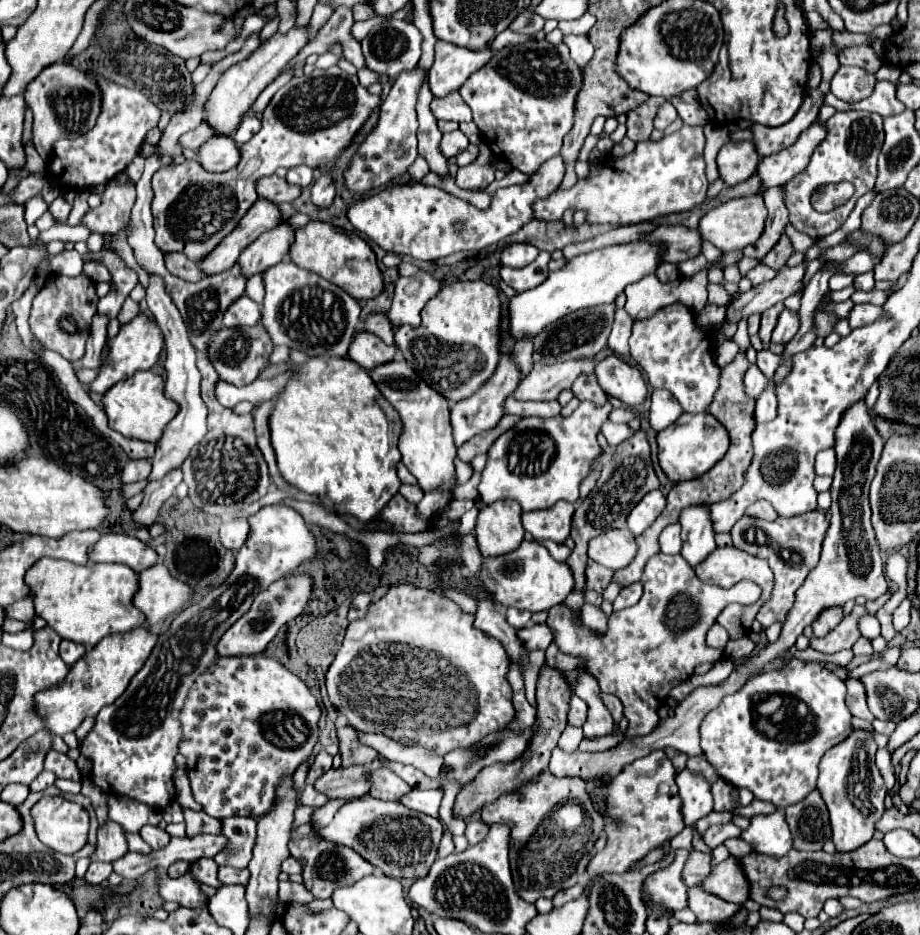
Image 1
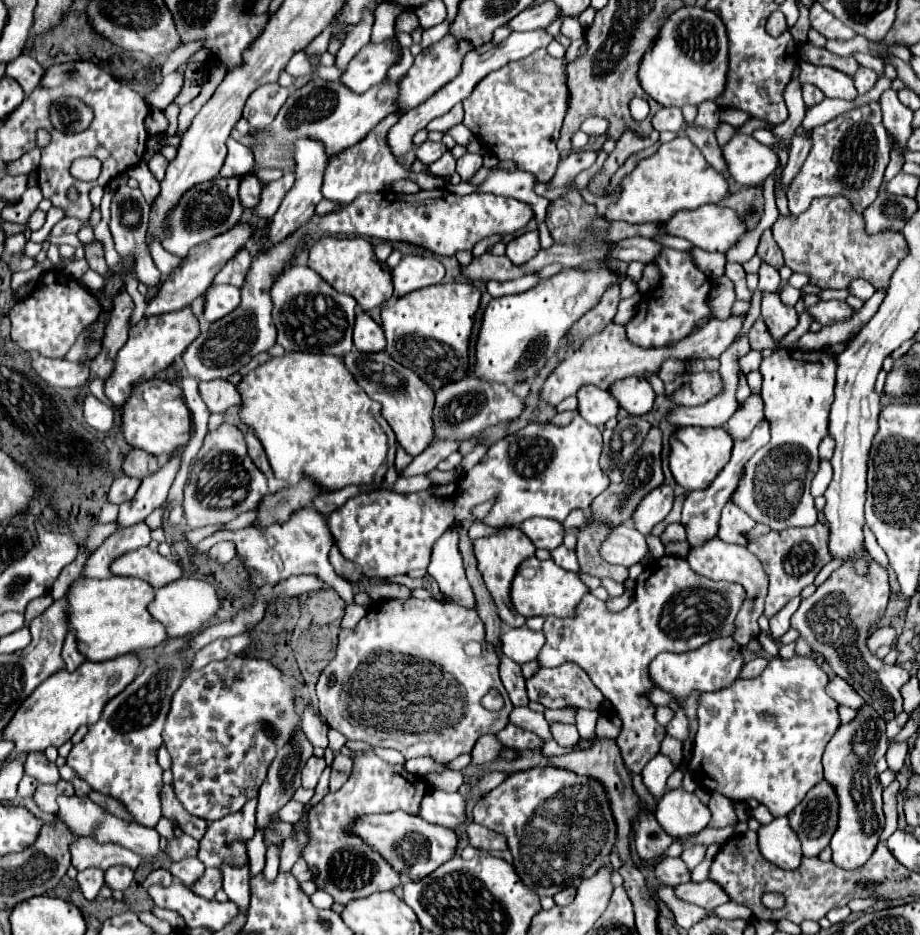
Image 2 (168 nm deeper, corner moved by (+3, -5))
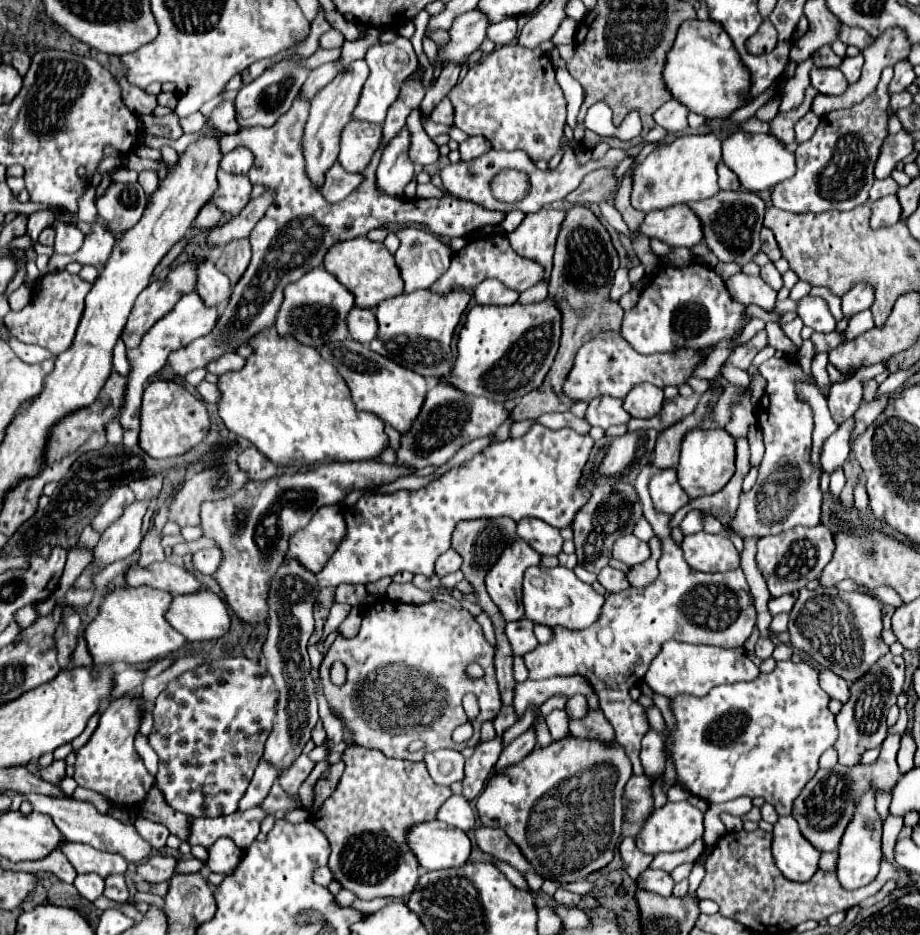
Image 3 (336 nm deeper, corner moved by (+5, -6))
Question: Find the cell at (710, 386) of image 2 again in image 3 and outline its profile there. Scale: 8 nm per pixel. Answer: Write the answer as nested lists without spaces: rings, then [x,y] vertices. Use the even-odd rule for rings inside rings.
[[[690,396],[690,398],[674,398],[674,400],[664,400],[664,406],[660,410],[660,414],[648,418],[648,420],[640,420],[640,418],[632,418],[628,422],[628,432],[636,432],[636,430],[648,430],[654,428],[656,432],[666,430],[668,426],[680,422],[684,416],[692,414],[696,404],[698,404],[698,396]]]

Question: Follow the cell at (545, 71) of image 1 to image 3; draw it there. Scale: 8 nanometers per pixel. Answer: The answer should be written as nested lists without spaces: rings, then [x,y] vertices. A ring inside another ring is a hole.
[[[506,44],[496,48],[466,72],[460,84],[450,90],[448,98],[454,106],[454,124],[470,136],[486,136],[492,142],[494,150],[524,150],[534,162],[538,162],[550,160],[560,148],[566,124],[566,98],[556,82],[550,58],[540,48],[522,48],[518,44]]]

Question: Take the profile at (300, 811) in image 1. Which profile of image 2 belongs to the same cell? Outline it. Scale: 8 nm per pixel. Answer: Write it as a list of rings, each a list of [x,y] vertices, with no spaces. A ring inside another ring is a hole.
[[[327,766],[322,772],[319,782],[315,788],[315,794],[310,800],[311,807],[320,802],[323,797],[329,792],[329,778],[331,773],[331,766]]]

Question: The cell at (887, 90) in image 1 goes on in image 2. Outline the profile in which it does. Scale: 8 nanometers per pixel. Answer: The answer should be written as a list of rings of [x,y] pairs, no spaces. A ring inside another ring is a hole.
[[[862,67],[862,71],[858,71],[858,75],[854,75],[854,83],[858,91],[870,91],[878,81],[878,75],[872,69]]]

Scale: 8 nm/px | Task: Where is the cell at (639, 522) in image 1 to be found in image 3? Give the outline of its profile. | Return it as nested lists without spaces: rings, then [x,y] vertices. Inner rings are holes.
[[[664,468],[658,470],[652,480],[650,480],[650,494],[656,510],[676,514],[682,506],[690,502],[688,494],[680,488],[676,480],[676,470],[674,468]]]

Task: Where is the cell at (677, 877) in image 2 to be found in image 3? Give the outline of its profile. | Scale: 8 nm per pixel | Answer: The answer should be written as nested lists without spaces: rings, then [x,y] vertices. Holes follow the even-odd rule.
[[[644,870],[640,874],[640,878],[636,880],[636,886],[640,890],[648,890],[648,892],[654,892],[654,894],[660,894],[660,896],[670,896],[672,894],[672,888],[674,888],[674,880],[668,872],[664,870]]]

